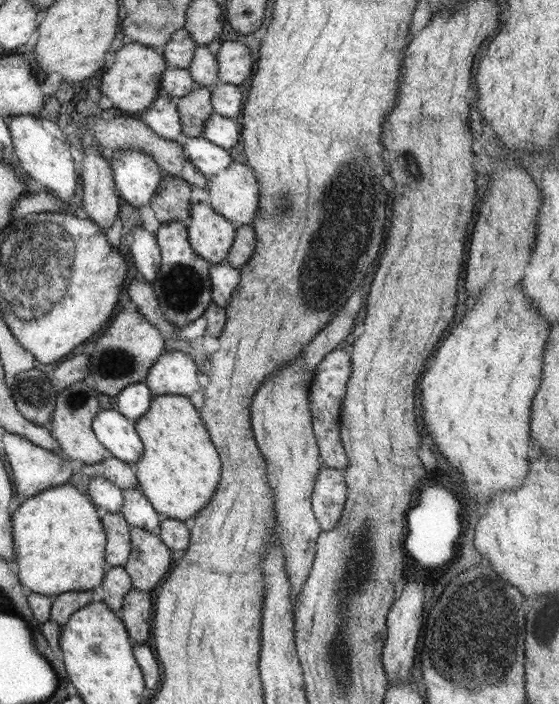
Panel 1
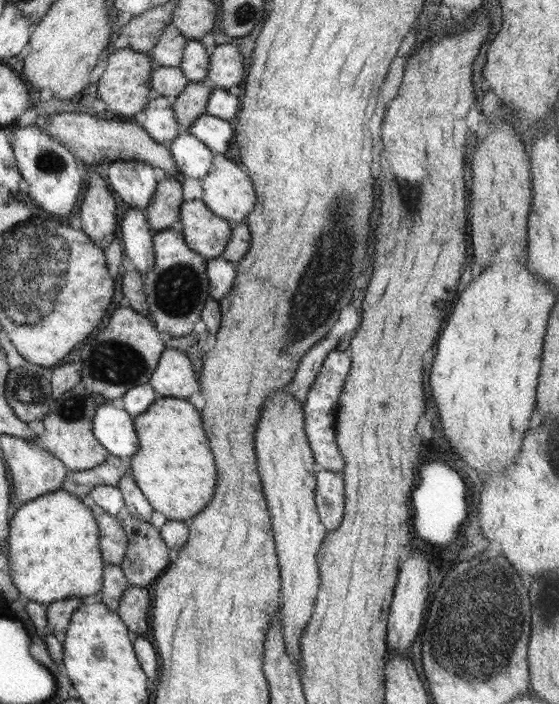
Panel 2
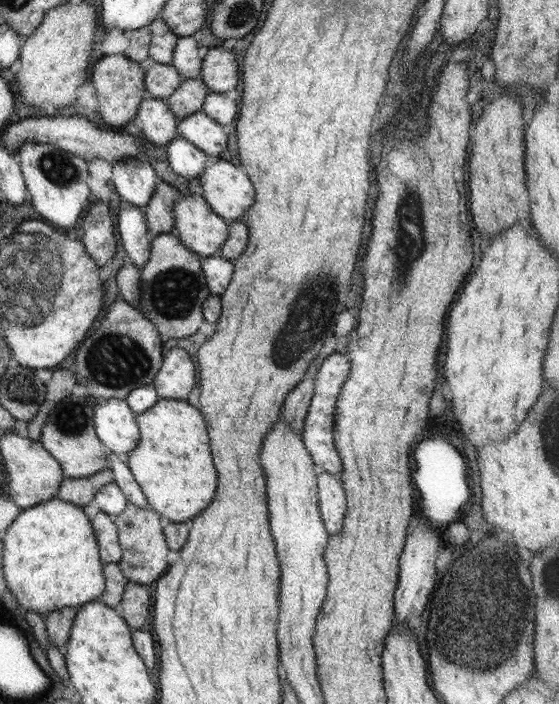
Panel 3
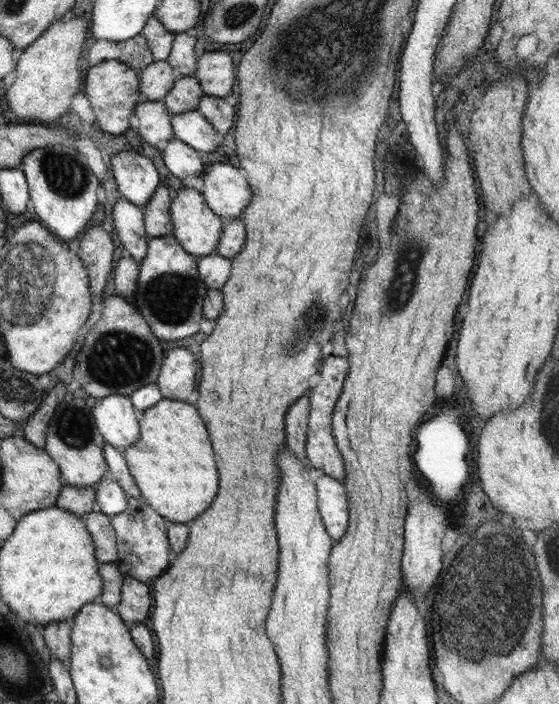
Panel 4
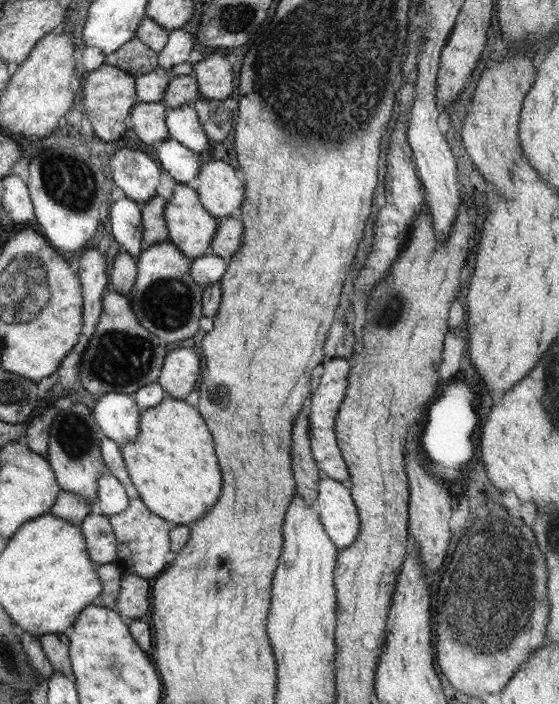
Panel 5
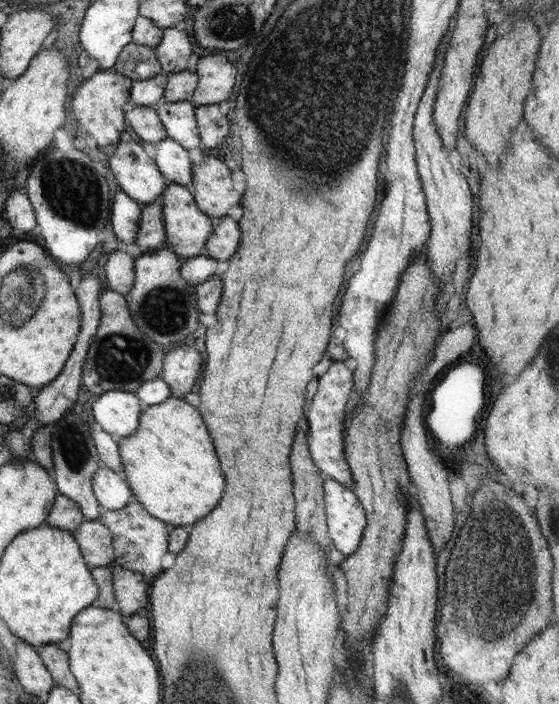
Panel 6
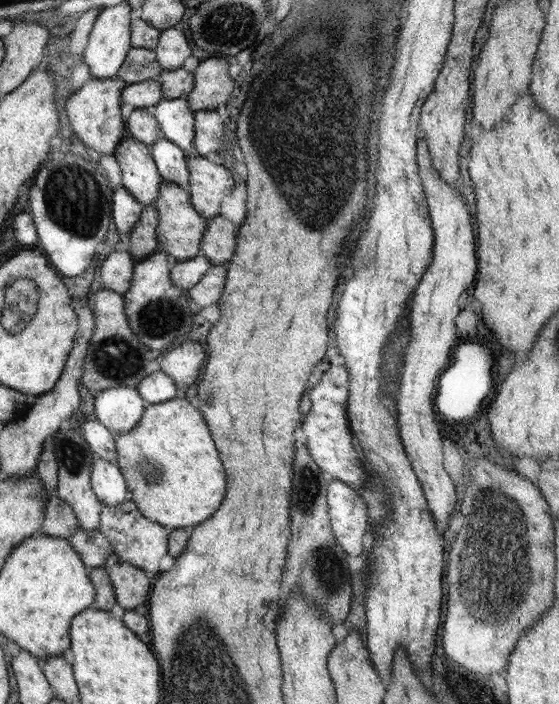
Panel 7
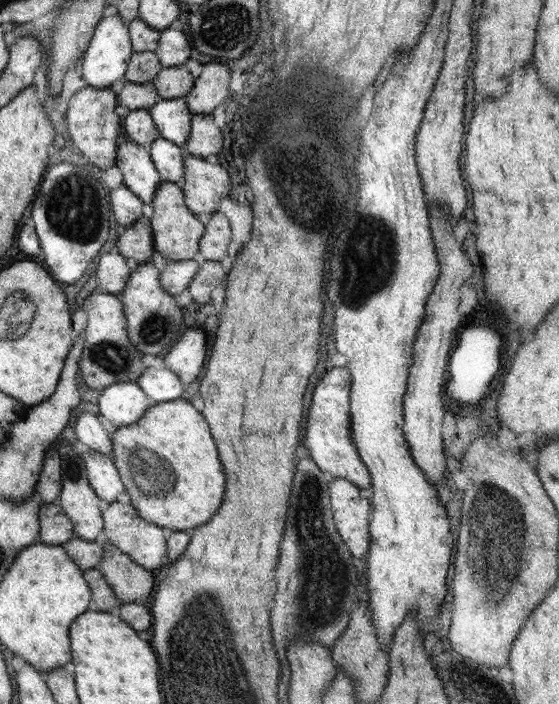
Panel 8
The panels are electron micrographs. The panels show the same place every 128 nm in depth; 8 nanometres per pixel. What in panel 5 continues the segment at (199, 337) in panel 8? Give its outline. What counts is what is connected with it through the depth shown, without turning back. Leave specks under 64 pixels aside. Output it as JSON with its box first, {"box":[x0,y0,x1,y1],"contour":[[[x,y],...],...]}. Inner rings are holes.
{"box":[157,348,202,401],"contour":[[[176,348],[166,356],[157,382],[168,396],[184,401],[196,388],[200,370],[202,361],[194,350]]]}

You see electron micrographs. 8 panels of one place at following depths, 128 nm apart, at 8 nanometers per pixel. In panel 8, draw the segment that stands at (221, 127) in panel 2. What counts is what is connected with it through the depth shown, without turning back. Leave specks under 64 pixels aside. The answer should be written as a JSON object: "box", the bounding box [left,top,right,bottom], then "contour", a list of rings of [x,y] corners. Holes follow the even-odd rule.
{"box":[148,98,193,150],"contour":[[[161,98],[148,111],[161,137],[184,150],[184,144],[187,144],[190,136],[191,116],[193,115],[185,99]]]}

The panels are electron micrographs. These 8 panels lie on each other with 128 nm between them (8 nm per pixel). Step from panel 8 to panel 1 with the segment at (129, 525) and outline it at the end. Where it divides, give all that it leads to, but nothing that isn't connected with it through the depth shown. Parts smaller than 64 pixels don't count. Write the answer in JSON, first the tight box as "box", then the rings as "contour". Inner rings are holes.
{"box":[123,527,174,592],"contour":[[[131,527],[131,551],[123,566],[131,576],[133,588],[149,592],[158,586],[174,565],[172,551],[158,535]]]}

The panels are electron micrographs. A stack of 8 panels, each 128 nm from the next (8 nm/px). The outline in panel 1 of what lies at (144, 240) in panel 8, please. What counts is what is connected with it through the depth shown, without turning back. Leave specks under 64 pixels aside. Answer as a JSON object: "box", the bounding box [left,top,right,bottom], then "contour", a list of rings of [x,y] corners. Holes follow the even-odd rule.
{"box":[150,174,192,222],"contour":[[[165,174],[160,182],[158,193],[152,198],[150,206],[154,216],[161,222],[182,221],[190,217],[192,187],[188,182]]]}

